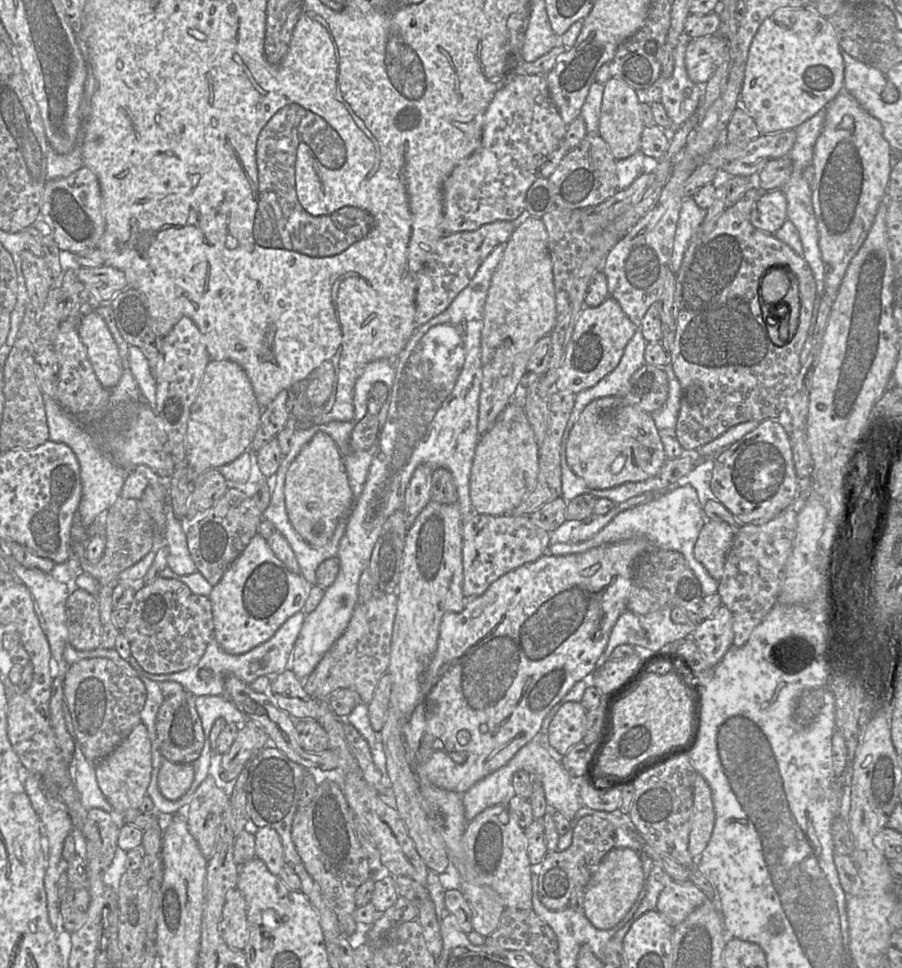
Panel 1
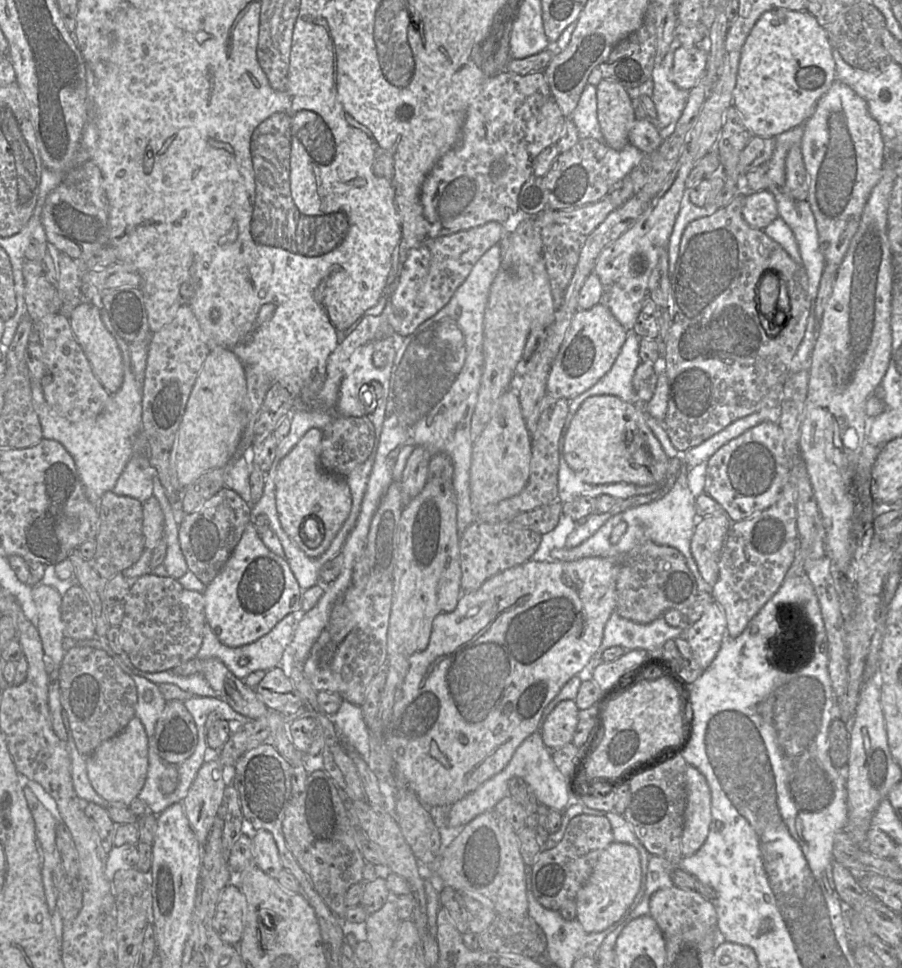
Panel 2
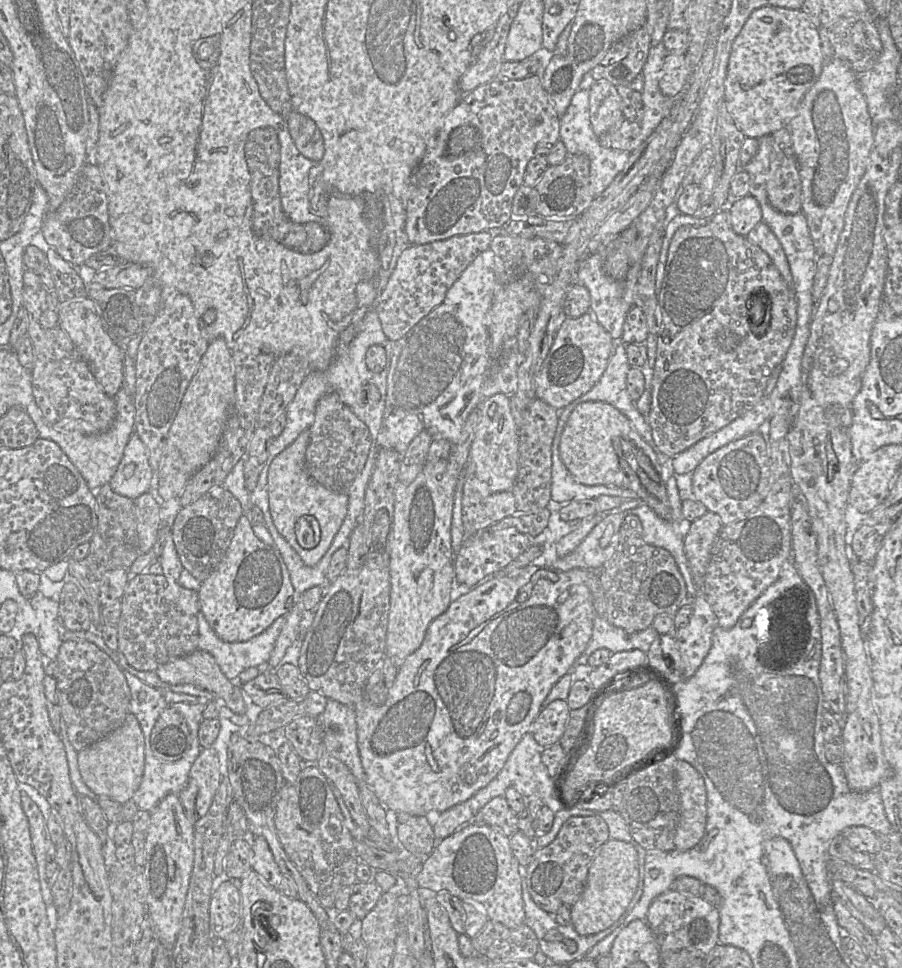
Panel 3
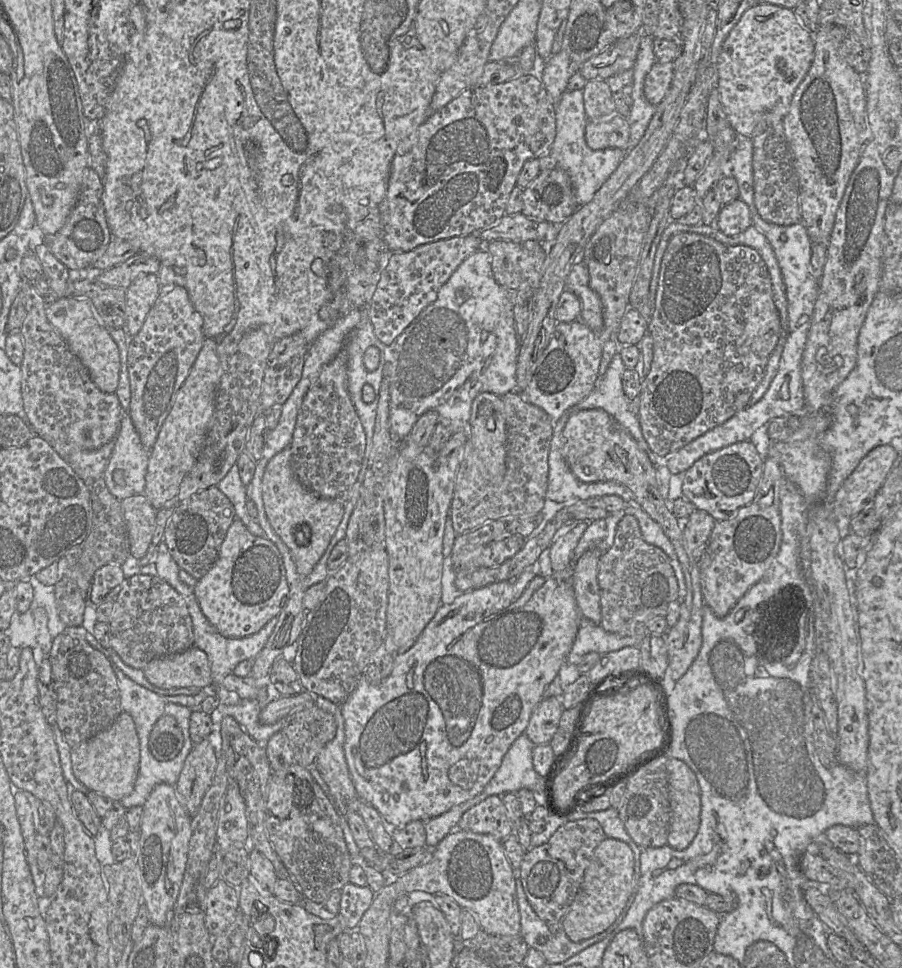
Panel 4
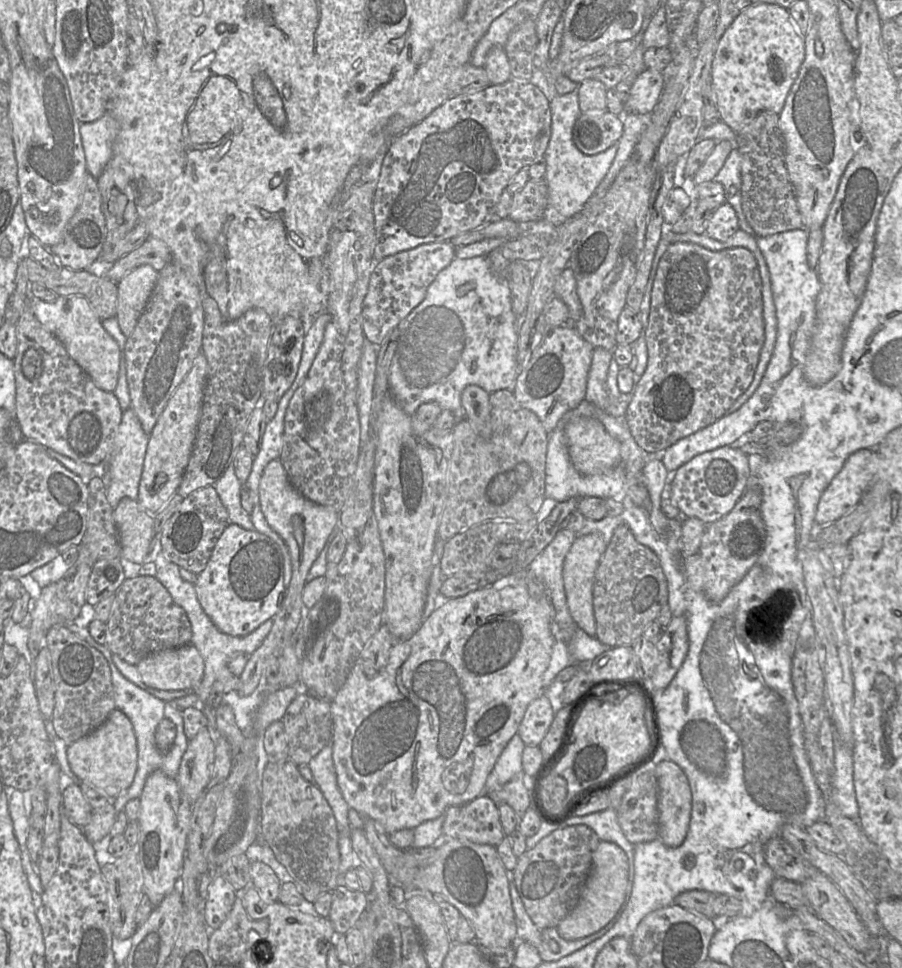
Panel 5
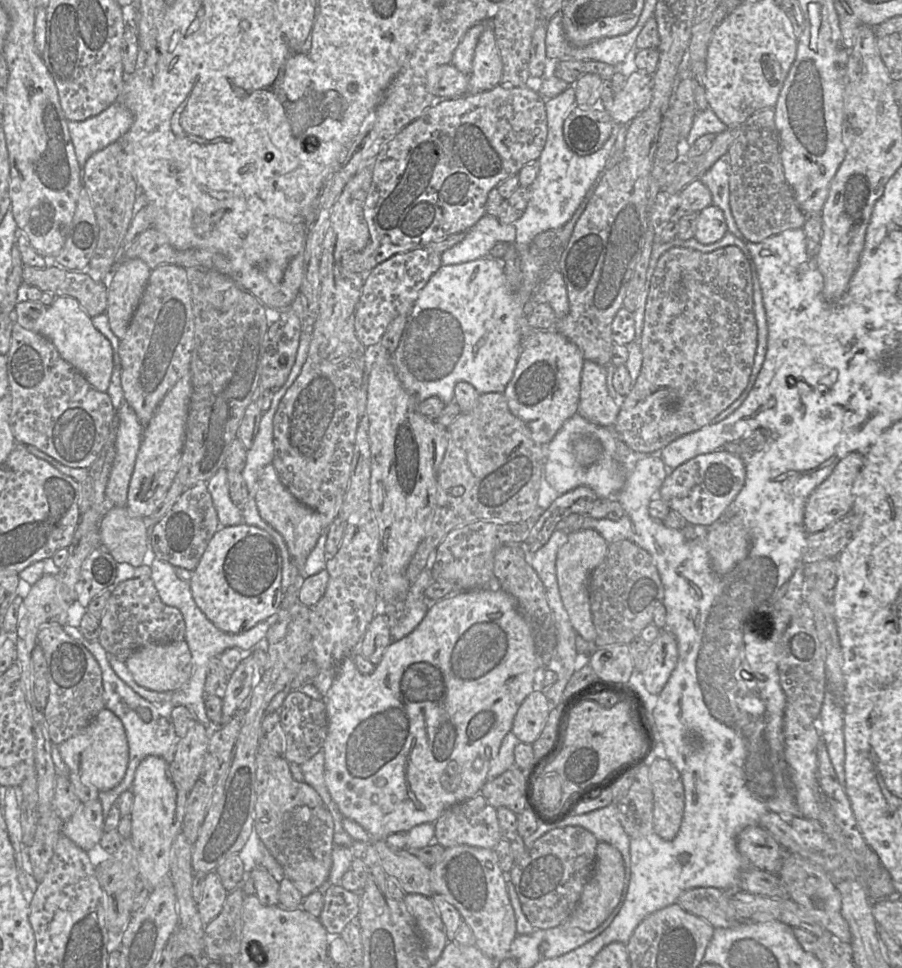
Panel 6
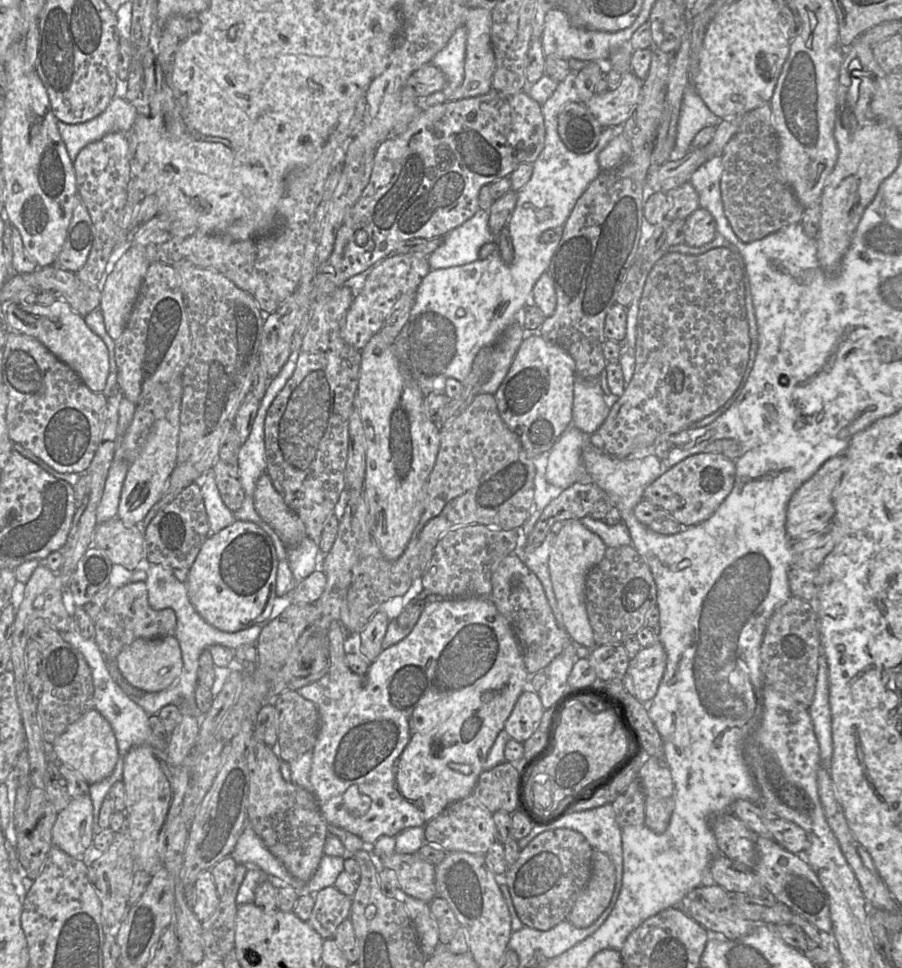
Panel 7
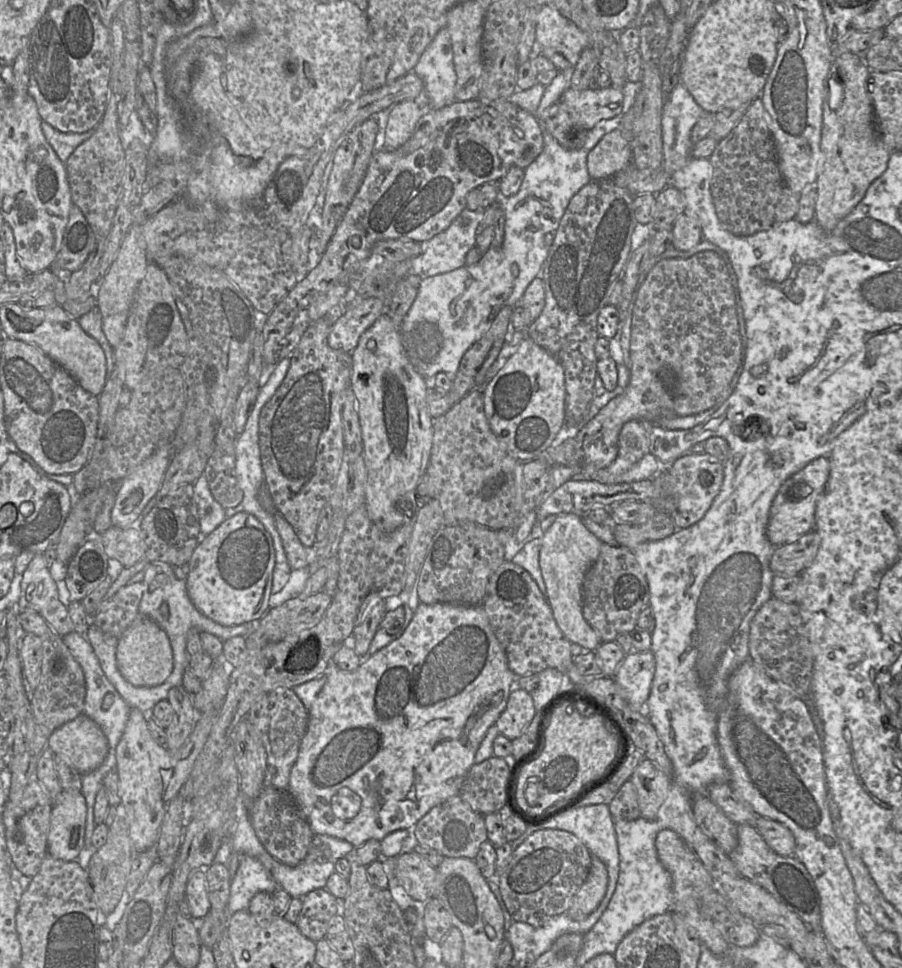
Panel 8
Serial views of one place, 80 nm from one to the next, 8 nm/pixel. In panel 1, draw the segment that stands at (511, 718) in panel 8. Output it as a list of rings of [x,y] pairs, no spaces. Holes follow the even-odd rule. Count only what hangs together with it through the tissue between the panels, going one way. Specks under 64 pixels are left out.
[[[566,702],[558,710],[548,728],[549,744],[563,756],[576,744],[581,743],[586,733],[587,710],[580,702]]]

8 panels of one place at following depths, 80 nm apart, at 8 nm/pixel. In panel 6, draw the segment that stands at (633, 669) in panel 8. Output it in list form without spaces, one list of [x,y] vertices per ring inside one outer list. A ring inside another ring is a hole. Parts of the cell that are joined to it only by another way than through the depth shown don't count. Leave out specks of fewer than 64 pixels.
[[[661,629],[645,654],[645,668],[641,674],[646,691],[658,695],[676,667],[677,661],[677,640],[671,632]]]

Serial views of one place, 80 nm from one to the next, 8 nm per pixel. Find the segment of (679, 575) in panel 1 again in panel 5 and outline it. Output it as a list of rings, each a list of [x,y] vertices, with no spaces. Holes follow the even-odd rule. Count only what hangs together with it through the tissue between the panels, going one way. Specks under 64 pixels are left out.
[[[619,525],[607,544],[594,576],[593,610],[596,621],[595,637],[610,647],[631,646],[646,627],[660,613],[663,604],[667,604],[667,579],[658,556],[648,547],[640,544],[627,525]]]

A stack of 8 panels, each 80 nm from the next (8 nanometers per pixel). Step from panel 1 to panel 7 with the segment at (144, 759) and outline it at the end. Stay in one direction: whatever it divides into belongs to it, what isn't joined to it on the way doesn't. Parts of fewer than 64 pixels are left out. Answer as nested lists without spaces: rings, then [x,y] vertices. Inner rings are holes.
[[[95,709],[70,725],[54,740],[52,748],[58,763],[79,772],[88,784],[94,784],[109,777],[120,756],[111,724]]]

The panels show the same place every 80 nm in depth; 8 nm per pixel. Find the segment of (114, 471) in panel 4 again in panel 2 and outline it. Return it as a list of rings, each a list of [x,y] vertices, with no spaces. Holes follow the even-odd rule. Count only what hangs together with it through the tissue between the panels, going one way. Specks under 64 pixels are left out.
[[[133,454],[118,478],[112,492],[128,496],[141,503],[153,495],[153,479],[156,471],[145,455]]]

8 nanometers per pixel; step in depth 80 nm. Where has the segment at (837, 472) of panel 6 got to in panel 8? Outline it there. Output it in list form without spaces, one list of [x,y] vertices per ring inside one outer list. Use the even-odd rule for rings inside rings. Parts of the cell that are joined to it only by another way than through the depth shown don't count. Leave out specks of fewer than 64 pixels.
[[[828,456],[819,457],[791,475],[779,488],[769,514],[766,536],[774,546],[791,543],[814,530],[816,505],[830,474]]]

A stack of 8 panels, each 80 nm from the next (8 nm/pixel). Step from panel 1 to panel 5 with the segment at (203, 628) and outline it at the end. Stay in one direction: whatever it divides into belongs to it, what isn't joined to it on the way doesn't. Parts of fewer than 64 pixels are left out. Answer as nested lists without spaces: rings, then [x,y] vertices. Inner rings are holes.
[[[152,576],[125,579],[106,622],[105,646],[126,663],[137,666],[150,654],[190,643],[192,630],[185,610],[178,606],[168,590]]]

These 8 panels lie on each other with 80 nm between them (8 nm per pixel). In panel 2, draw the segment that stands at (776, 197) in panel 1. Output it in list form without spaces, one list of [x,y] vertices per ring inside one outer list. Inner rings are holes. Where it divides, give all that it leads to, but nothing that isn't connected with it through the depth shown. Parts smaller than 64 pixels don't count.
[[[764,190],[746,196],[742,215],[749,226],[764,230],[779,216],[773,193]]]

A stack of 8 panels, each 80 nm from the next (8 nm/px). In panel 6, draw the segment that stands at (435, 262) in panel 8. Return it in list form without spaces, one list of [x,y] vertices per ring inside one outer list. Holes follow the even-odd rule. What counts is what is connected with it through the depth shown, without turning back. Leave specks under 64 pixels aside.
[[[485,214],[461,242],[441,253],[441,263],[454,265],[487,257],[497,243],[512,244],[515,237],[514,223],[500,223],[496,217]]]

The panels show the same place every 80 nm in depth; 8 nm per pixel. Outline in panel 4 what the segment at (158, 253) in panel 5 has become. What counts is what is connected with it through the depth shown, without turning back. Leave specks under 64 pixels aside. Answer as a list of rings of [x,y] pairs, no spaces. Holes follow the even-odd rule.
[[[139,251],[125,262],[101,272],[96,280],[103,285],[127,289],[137,277],[145,274],[158,275],[159,269],[158,259]]]

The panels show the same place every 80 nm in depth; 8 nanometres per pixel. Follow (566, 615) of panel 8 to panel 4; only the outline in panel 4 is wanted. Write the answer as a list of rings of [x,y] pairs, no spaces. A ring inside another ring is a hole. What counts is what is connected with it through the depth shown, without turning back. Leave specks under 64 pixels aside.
[[[590,549],[572,567],[572,584],[581,617],[597,625],[601,622],[598,564],[602,554],[597,549]]]

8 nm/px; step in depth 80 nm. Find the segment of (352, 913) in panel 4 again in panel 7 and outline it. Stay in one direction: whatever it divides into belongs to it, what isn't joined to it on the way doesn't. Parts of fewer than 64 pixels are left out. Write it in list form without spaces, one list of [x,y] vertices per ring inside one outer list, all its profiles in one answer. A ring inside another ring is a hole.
[[[334,885],[314,894],[315,904],[308,924],[323,938],[332,938],[339,924],[348,919],[352,899]]]

